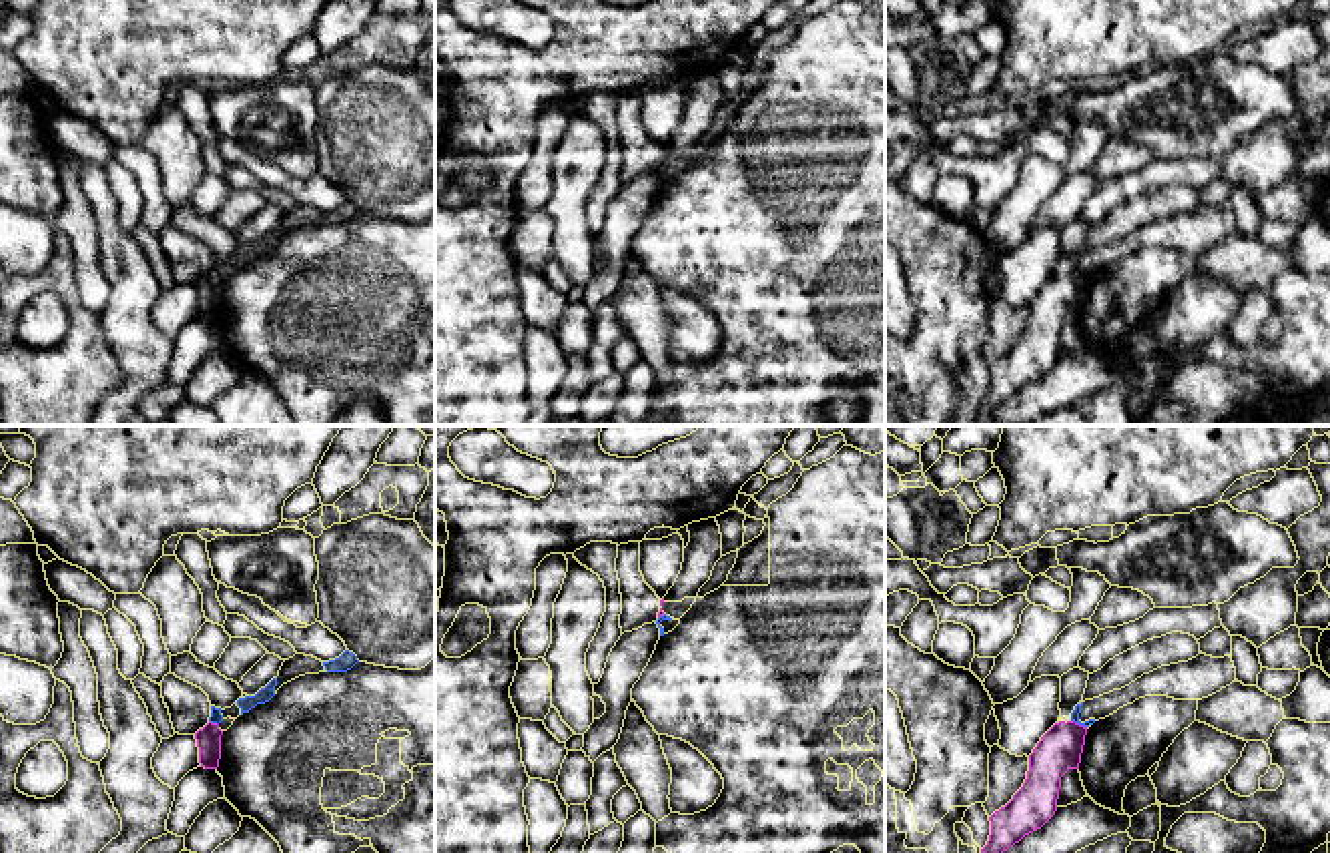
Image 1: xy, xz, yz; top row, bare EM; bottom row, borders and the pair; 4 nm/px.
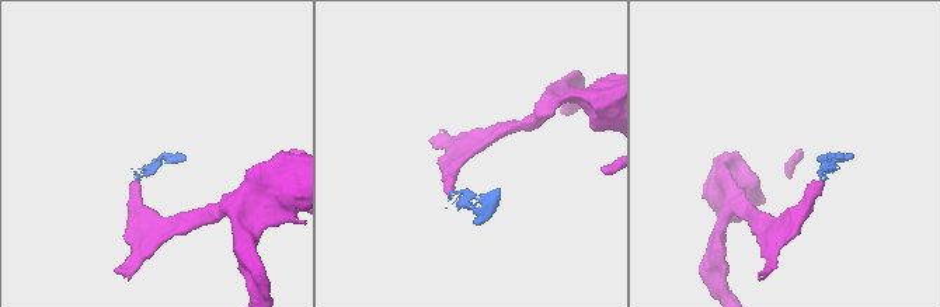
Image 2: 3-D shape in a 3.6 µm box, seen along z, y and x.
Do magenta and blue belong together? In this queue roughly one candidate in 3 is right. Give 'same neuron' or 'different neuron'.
different neuron

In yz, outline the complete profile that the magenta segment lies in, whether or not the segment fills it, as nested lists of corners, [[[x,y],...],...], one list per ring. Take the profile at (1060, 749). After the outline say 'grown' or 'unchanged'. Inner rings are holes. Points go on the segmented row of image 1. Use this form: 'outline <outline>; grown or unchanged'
outline [[[1055,723],[1029,755],[1029,771],[1013,799],[995,811],[991,835],[981,853],[1003,853],[1025,835],[1041,829],[1057,811],[1061,777],[1079,769],[1087,727]]]; unchanged

